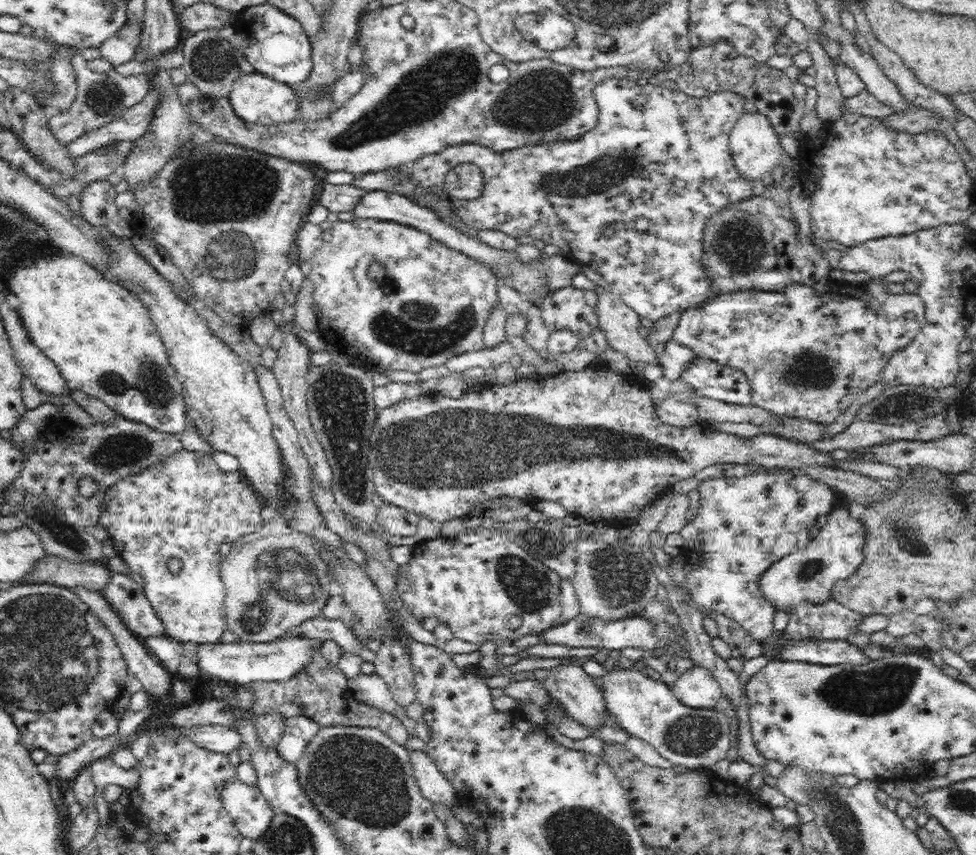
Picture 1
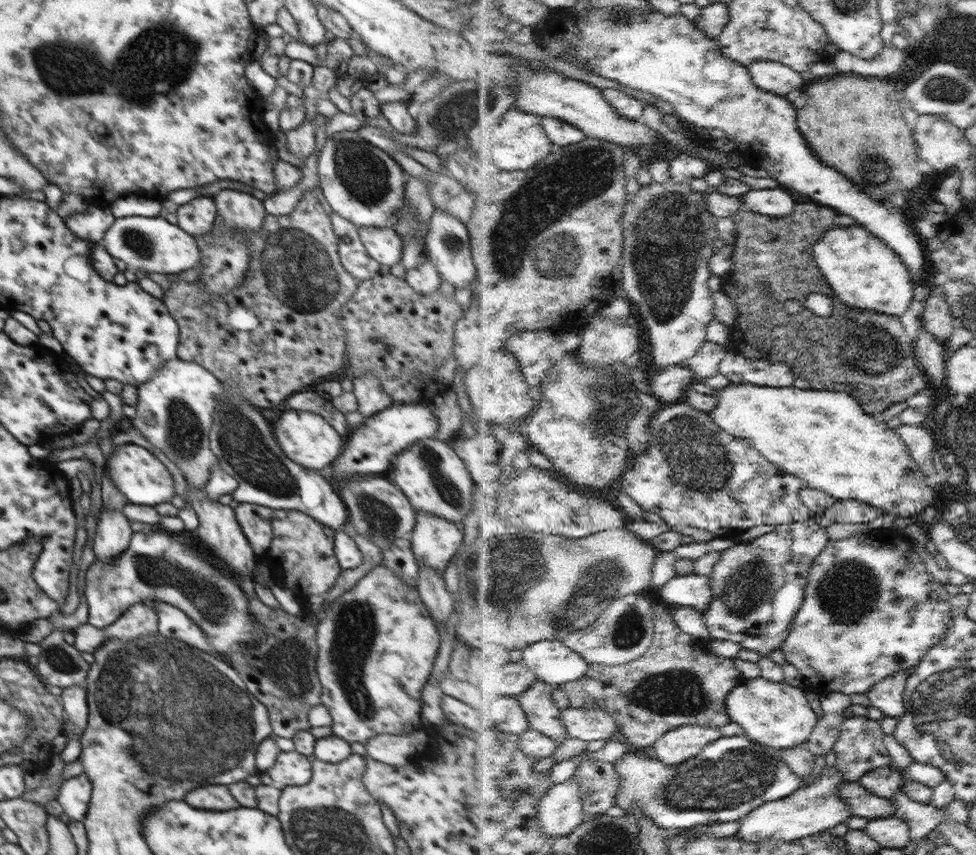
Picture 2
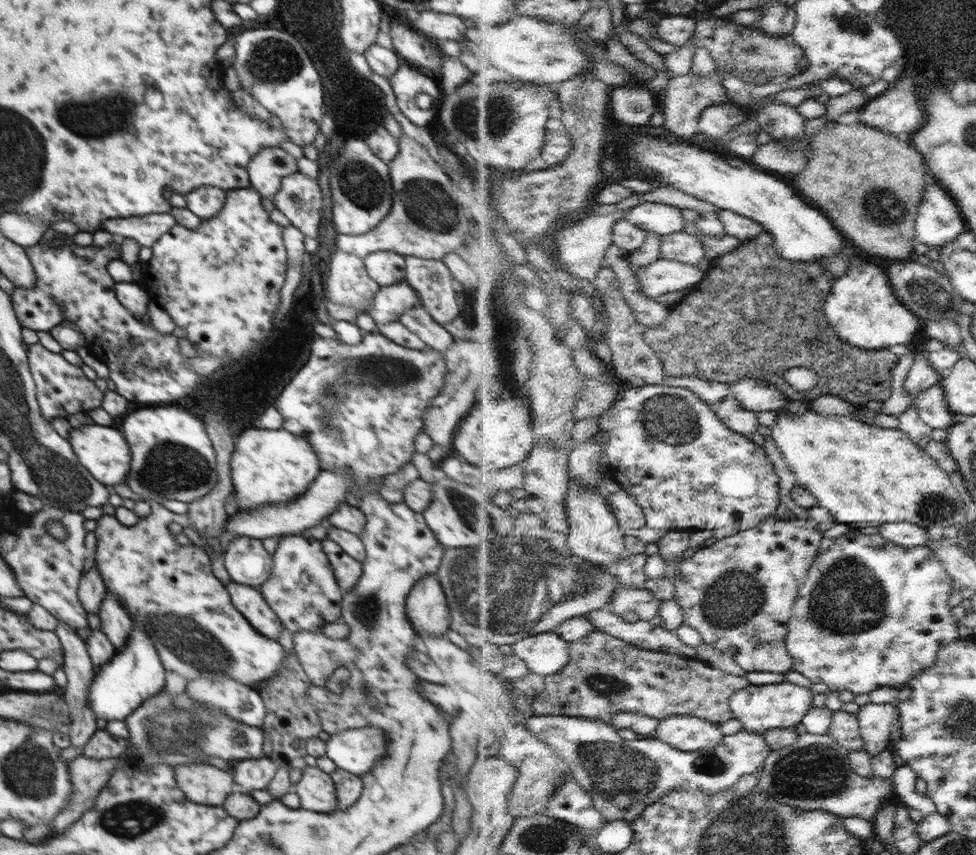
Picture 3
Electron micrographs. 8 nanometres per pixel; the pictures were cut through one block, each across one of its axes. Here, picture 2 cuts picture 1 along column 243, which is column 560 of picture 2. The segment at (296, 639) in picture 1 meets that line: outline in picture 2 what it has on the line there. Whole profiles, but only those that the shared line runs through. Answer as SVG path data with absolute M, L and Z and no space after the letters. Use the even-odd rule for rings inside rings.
M543 640L524 651L527 665L538 674L539 680L552 686L574 682L590 670L591 662L563 640Z

